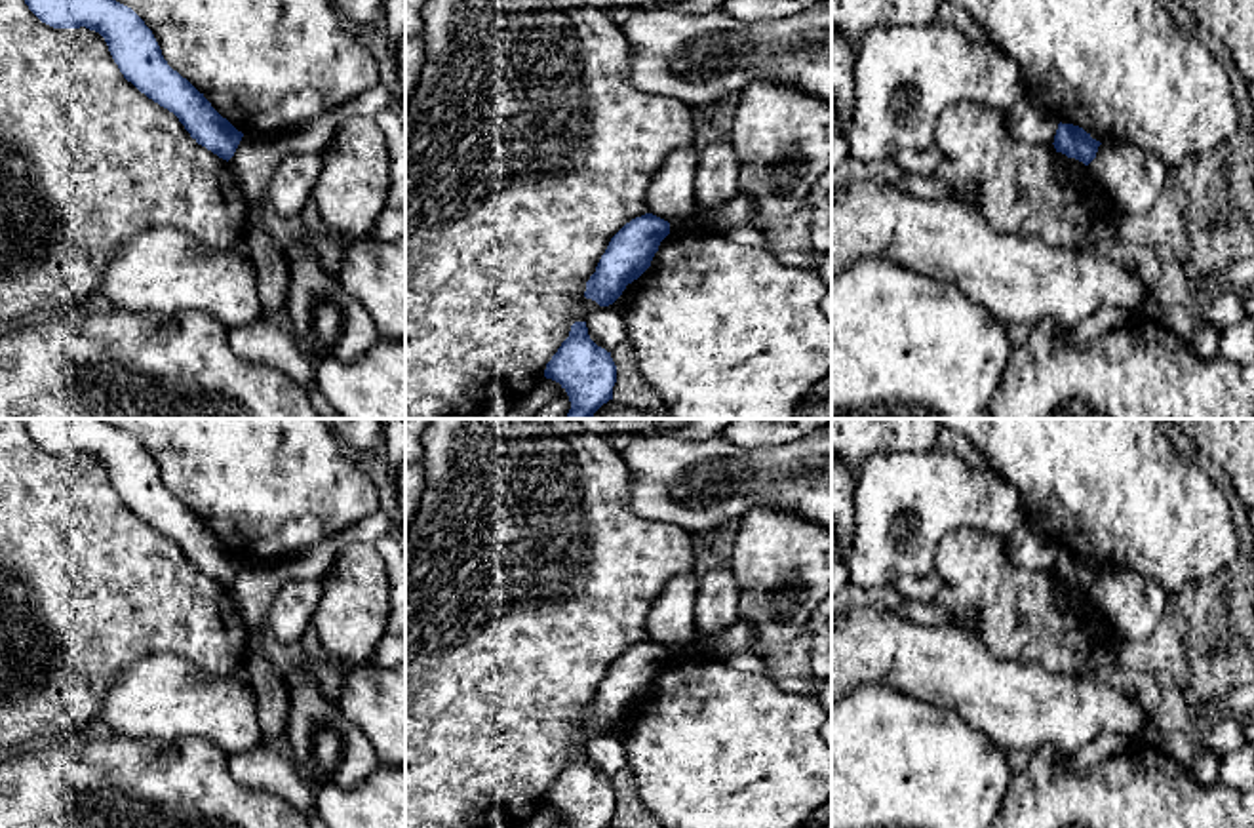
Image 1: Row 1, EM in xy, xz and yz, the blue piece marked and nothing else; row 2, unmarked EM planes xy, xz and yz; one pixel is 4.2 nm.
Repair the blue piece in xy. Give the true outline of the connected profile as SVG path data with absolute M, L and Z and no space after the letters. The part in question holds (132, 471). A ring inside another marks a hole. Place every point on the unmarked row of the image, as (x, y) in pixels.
M19 419L29 436L53 455L99 459L120 499L141 520L173 539L190 563L230 586L244 563L186 504L173 497L145 447L105 419Z

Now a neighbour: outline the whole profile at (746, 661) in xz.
M702 641L674 647L670 649L670 657L672 659L695 657L698 660L719 660L742 672L754 672L761 676L771 674L767 659L761 659L752 651L717 655L717 653L712 653Z

